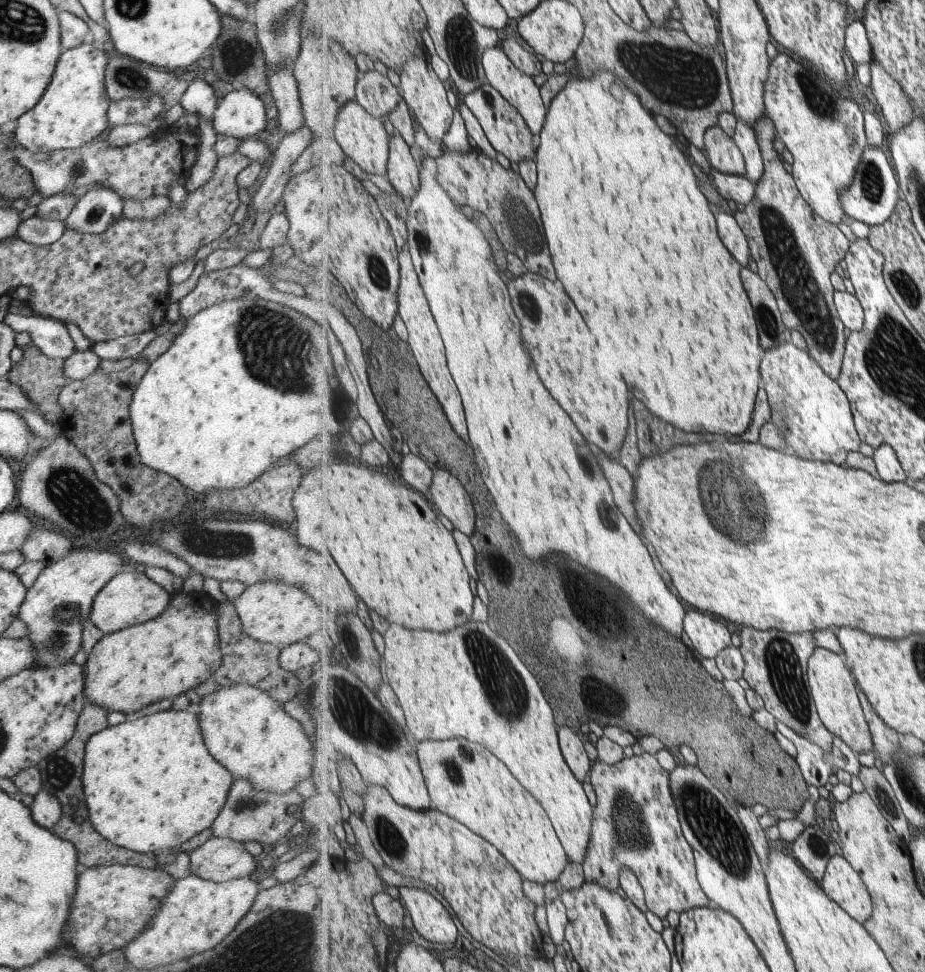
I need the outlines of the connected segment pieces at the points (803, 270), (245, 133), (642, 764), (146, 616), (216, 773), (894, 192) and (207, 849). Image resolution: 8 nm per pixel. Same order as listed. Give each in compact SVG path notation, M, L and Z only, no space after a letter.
M767 114L756 124L755 132L761 146L765 173L757 184L755 200L751 204L743 204L743 210L737 216L745 221L742 230L749 240L752 259L757 264L760 278L775 294L785 325L803 336L810 356L817 360L826 374L838 381L842 374L848 331L834 302L835 288L831 284L831 274L839 271L839 262L849 252L851 242L837 224L815 214L797 184L790 180L787 157L775 152L773 142L778 136L777 130Z
M243 87L225 94L210 117L216 134L242 141L255 138L266 127L263 100Z
M651 754L623 758L609 765L598 761L591 766L590 781L596 791L594 828L585 862L586 883L599 882L617 892L621 870L631 868L643 886L647 906L660 919L671 911L708 907L711 904L698 880L693 848L683 836L673 802L671 773Z
M123 568L93 598L91 608L89 608L89 619L103 635L112 634L117 630L157 618L159 614L163 614L169 602L171 602L171 594L149 580L143 571L131 570L129 572Z
M193 711L157 712L137 720L127 720L107 726L91 734L83 746L83 798L87 804L87 818L95 834L115 846L137 853L153 853L179 848L195 834L211 827L221 806L227 800L233 777L209 756L199 720Z
M869 146L863 152L863 158L859 162L853 186L841 194L841 206L845 208L845 214L851 220L860 221L870 226L881 225L893 216L895 206L901 198L899 180L897 180L897 174L895 174L886 147Z
M212 835L187 856L191 874L211 883L249 877L257 864L238 841Z

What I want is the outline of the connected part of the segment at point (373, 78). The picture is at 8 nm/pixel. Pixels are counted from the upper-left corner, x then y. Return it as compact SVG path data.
M369 70L361 72L357 80L355 98L356 102L359 102L370 114L381 119L385 114L389 116L404 97L387 76L376 70Z

